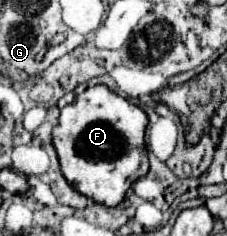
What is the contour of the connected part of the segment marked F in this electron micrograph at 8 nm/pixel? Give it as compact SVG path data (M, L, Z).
M106 85L88 87L84 93L76 95L76 99L62 109L60 121L52 133L60 167L68 183L88 199L116 207L132 183L148 173L144 143L146 125L146 113Z

